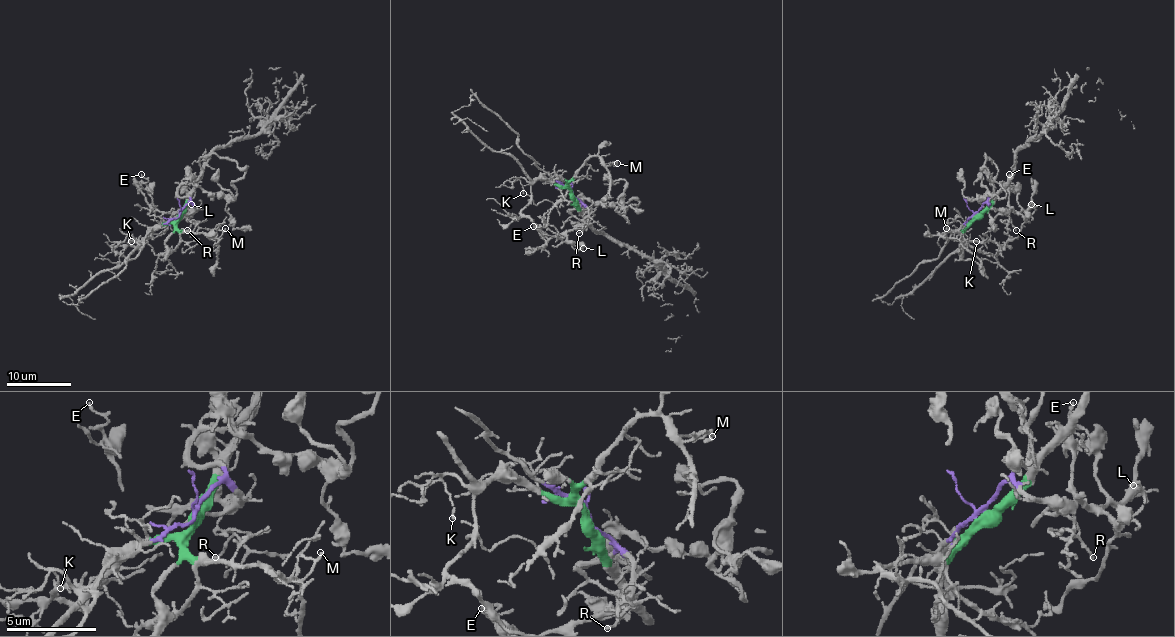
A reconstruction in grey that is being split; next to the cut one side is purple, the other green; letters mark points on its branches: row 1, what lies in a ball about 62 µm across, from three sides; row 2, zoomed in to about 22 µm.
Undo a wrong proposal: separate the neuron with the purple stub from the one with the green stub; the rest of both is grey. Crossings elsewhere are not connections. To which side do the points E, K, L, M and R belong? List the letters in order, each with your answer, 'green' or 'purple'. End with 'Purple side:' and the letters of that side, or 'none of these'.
E: purple
K: green
L: purple
M: green
R: purple
Purple side: E, L, R

